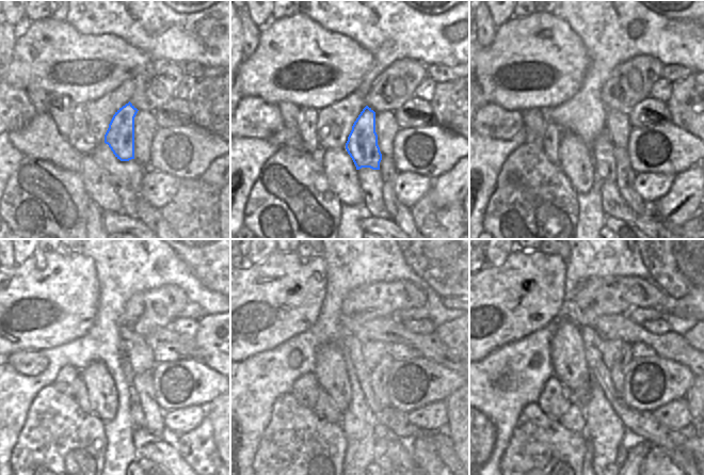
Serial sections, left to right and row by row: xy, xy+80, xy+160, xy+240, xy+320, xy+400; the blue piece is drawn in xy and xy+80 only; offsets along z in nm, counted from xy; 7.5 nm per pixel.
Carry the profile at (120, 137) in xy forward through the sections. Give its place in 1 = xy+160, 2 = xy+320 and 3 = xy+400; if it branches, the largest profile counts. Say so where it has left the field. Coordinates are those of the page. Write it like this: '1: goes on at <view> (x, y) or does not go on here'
1: goes on at xy+160 (602, 149)
2: goes on at xy+320 (380, 431)
3: goes on at xy+400 (622, 450)

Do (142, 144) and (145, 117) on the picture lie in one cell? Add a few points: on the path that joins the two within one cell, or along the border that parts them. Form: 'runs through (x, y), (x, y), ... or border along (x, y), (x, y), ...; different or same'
runs through (143, 138), (145, 124); same

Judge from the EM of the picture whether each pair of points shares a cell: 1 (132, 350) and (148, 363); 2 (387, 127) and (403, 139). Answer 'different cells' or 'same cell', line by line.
1: same cell
2: different cells

